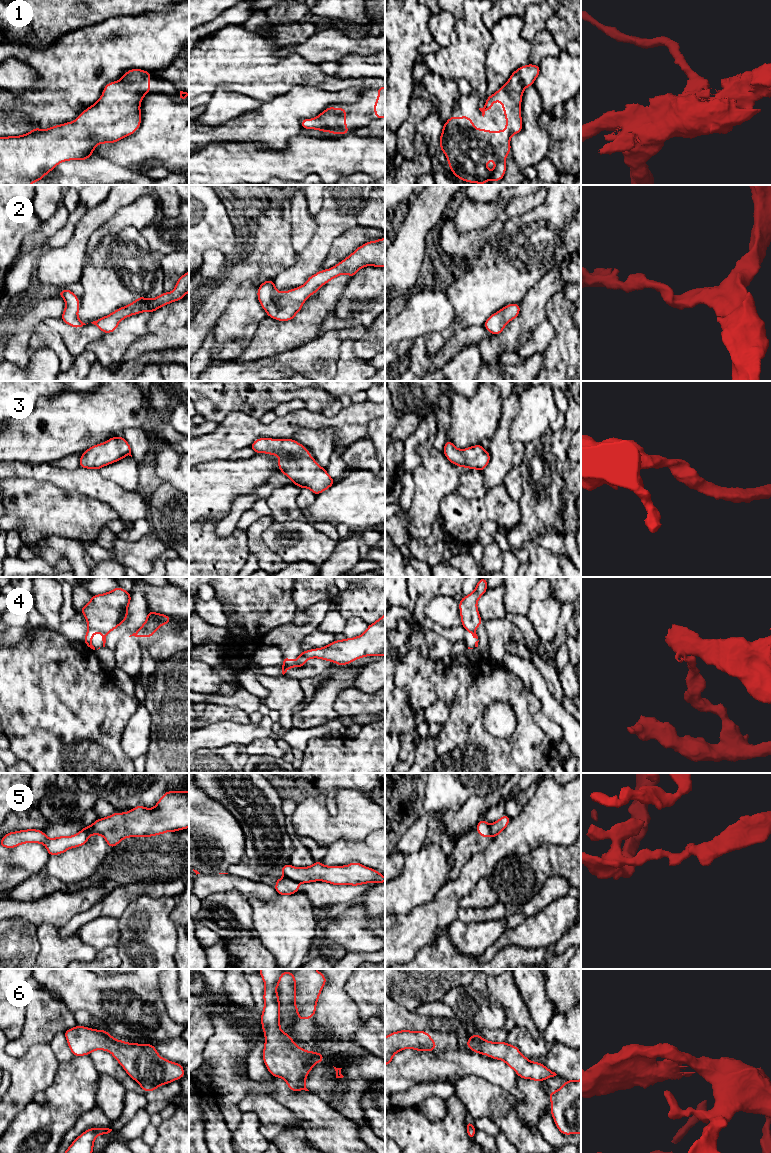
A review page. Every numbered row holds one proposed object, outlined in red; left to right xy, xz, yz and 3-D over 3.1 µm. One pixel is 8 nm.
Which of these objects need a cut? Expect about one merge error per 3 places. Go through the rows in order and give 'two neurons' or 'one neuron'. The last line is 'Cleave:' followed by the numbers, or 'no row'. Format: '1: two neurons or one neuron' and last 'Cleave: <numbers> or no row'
1: one neuron
2: one neuron
3: one neuron
4: two neurons
5: two neurons
6: one neuron
Cleave: 4, 5

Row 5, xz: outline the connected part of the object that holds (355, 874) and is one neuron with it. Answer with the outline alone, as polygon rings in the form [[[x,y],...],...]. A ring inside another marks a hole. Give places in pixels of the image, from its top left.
[[[320,861],[309,867],[297,868],[290,864],[280,868],[283,875],[298,883],[324,881],[333,885],[358,886],[366,883],[383,883],[385,877],[379,871],[352,862],[346,866],[325,866]]]

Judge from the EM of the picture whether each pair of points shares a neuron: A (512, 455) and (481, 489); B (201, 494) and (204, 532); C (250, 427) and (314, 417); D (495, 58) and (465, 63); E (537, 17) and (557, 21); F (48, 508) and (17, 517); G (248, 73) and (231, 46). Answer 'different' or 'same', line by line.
A: different
B: different
C: same
D: different
E: different
F: same
G: same

